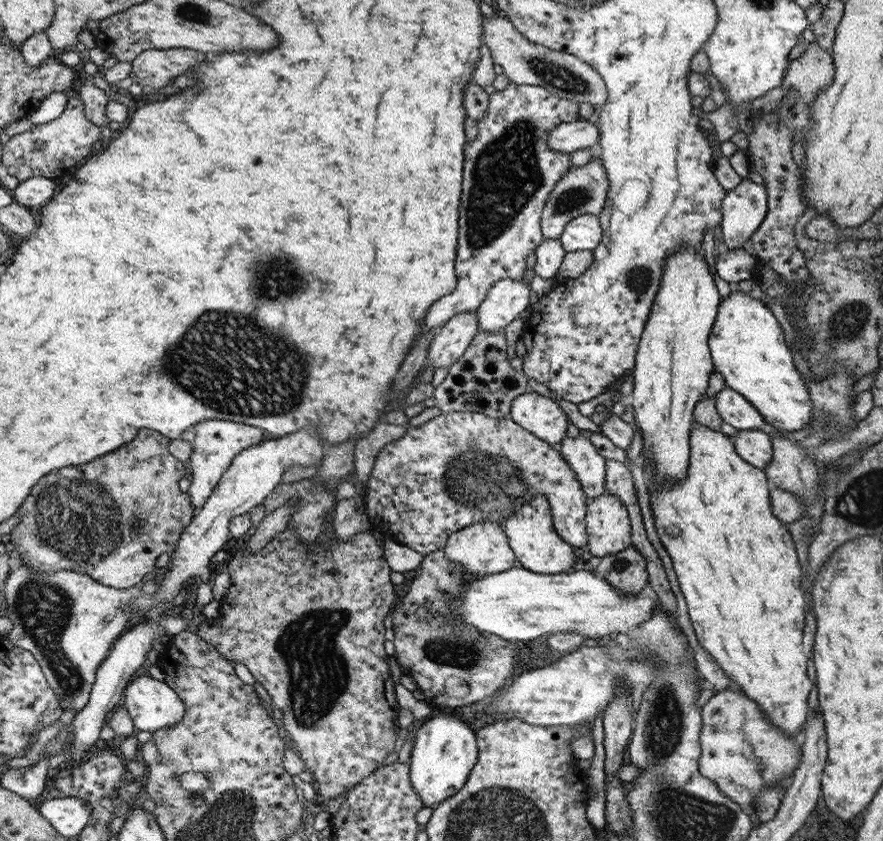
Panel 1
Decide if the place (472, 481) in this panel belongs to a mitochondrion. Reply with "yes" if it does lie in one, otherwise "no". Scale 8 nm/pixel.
yes

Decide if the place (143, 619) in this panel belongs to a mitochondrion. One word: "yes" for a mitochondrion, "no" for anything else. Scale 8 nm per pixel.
no

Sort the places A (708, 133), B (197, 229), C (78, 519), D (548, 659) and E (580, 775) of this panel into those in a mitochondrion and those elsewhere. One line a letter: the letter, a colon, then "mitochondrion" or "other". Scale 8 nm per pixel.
A: other
B: other
C: mitochondrion
D: other
E: other

